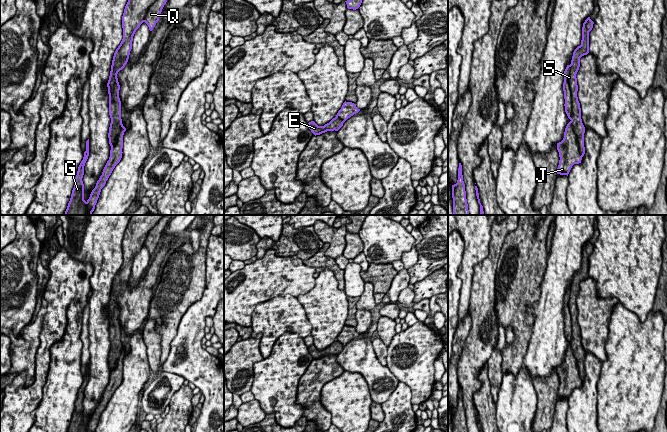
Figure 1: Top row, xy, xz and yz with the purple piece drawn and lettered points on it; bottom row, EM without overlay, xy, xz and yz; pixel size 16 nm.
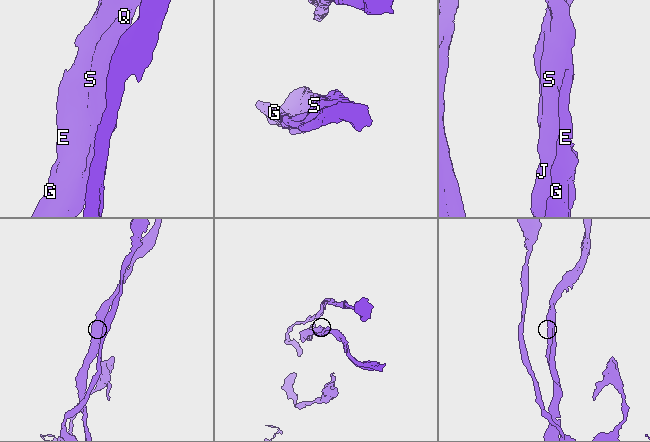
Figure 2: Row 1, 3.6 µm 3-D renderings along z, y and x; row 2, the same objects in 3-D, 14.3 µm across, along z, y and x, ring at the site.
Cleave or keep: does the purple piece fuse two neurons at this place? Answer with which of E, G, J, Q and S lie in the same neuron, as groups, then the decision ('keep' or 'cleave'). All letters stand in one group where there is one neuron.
groups E G J Q S; keep

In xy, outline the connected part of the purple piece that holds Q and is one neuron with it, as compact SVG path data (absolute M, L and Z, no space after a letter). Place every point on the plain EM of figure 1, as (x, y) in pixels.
M132 215L129 220L122 240L123 263L114 277L107 307L109 339L111 342L108 357L109 368L111 370L110 381L89 423L85 425L82 402L84 399L84 390L89 380L89 363L86 365L86 375L78 391L75 409L67 432L95 432L101 413L105 410L113 393L122 382L123 359L126 352L123 350L121 343L120 309L117 298L128 286L132 273L133 260L136 254L143 246L148 249L150 255L153 254L171 218L172 215Z

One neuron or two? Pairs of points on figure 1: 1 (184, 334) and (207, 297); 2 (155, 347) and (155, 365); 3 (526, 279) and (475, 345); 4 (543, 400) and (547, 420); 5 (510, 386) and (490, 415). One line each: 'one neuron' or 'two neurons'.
1: one neuron
2: one neuron
3: two neurons
4: one neuron
5: two neurons

